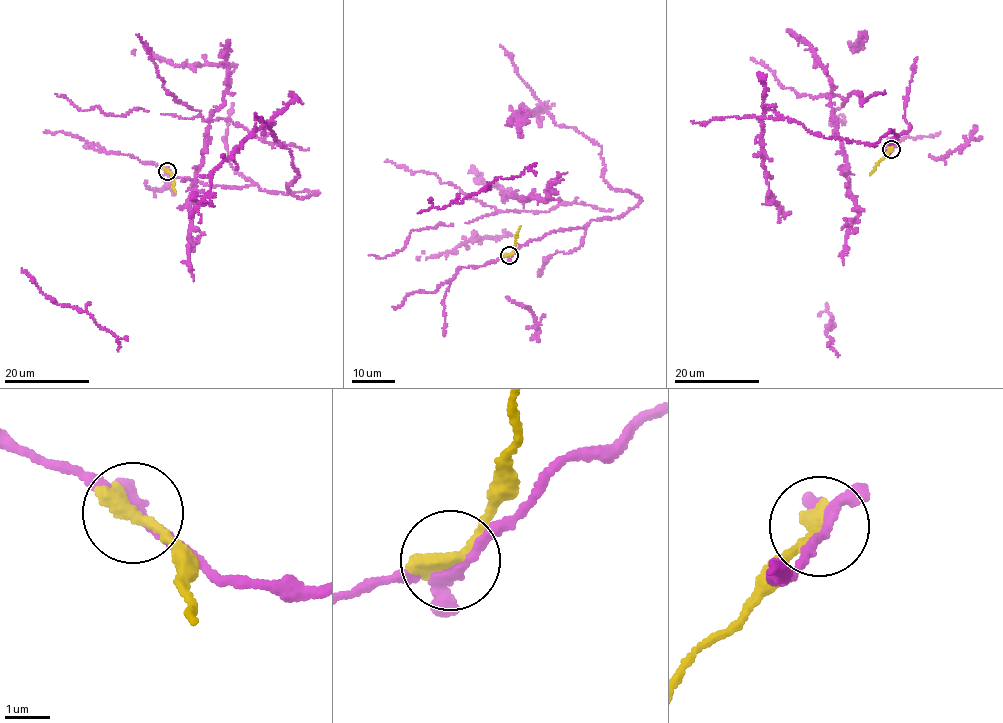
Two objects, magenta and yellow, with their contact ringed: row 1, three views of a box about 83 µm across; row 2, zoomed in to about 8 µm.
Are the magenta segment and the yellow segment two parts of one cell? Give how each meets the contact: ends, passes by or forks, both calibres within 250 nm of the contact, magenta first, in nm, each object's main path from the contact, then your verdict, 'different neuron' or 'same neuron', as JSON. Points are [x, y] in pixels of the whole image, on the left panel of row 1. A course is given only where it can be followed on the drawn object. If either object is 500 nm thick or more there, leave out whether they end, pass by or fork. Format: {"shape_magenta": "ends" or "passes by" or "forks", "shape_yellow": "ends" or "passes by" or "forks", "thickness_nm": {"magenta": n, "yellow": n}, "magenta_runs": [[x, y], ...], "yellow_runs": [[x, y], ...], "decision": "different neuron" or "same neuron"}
{"shape_magenta": "forks", "shape_yellow": "ends", "thickness_nm": {"magenta": 200, "yellow": 400}, "magenta_runs": [[167, 171], [209, 185], [317, 193], [296, 198], [291, 194], [287, 184], [299, 176], [289, 149], [254, 112]], "yellow_runs": [[167, 171], [173, 180], [176, 194]], "decision": "different neuron"}

